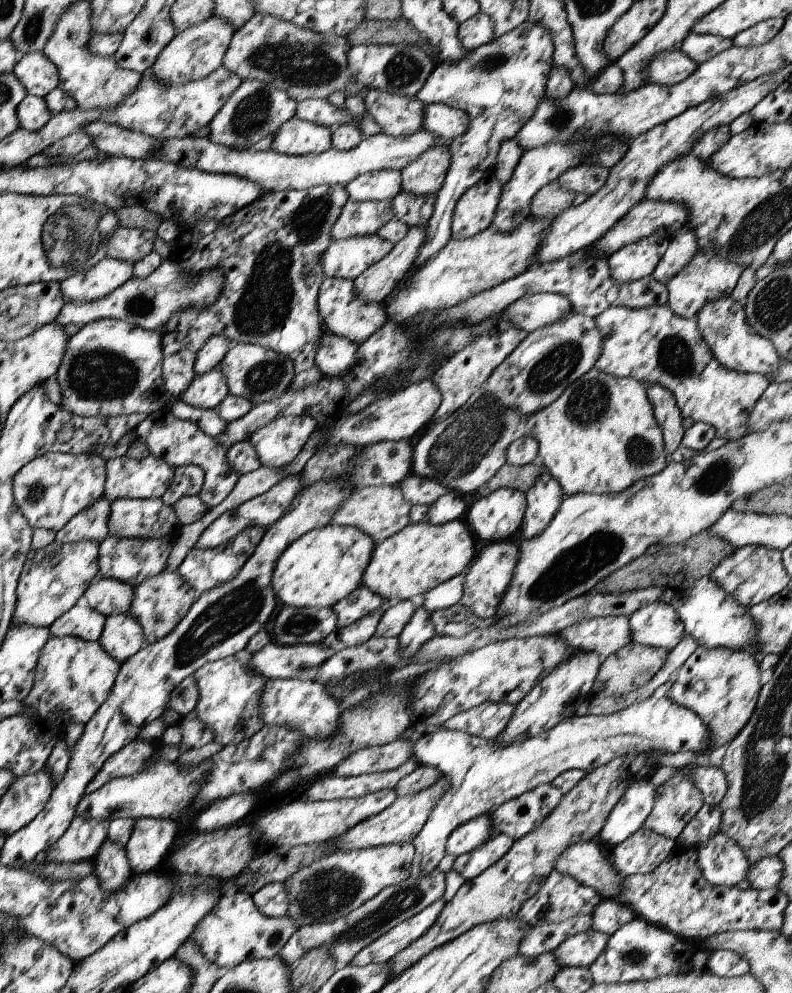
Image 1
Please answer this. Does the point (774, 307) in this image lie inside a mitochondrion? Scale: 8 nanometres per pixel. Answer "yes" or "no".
yes

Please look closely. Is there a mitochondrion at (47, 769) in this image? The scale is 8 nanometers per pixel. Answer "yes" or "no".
no

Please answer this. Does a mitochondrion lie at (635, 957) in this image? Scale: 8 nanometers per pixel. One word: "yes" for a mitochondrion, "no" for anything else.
yes

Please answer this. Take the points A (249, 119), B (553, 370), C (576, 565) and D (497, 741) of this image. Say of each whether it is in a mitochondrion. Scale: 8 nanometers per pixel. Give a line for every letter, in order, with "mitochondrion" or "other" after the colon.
A: mitochondrion
B: mitochondrion
C: mitochondrion
D: other

